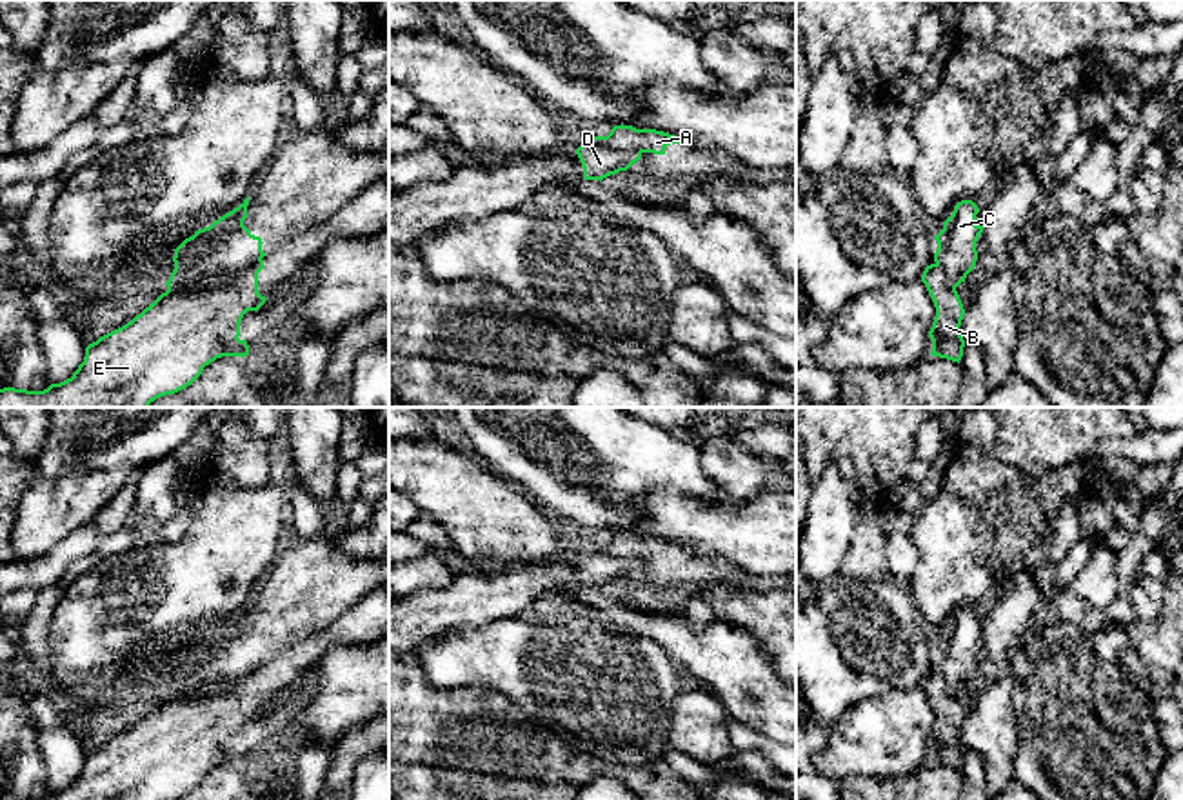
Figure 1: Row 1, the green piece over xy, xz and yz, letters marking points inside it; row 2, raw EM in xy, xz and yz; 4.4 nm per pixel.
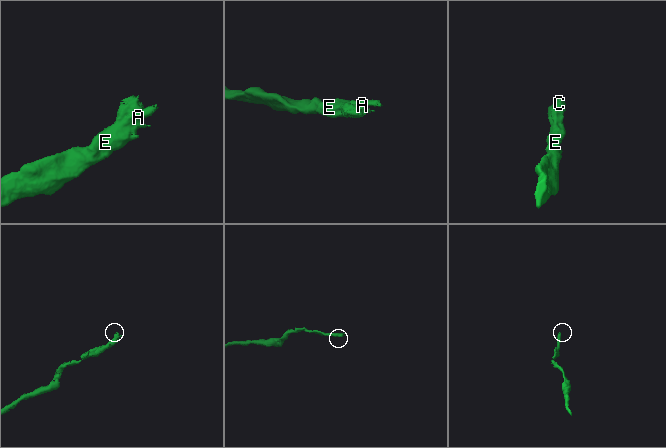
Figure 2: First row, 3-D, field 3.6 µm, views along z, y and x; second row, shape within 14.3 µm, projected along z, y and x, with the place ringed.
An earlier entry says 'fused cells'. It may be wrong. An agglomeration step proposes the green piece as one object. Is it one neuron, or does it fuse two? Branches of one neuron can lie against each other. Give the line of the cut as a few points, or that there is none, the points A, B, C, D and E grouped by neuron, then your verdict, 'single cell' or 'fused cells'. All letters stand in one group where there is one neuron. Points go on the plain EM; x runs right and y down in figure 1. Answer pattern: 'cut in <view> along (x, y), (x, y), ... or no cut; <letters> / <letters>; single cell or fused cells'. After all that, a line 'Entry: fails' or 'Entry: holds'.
cut in xy along (260, 666), (204, 691), (168, 695); A B E / C D; fused cells
Entry: holds

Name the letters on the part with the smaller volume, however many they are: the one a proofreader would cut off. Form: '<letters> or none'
C, D

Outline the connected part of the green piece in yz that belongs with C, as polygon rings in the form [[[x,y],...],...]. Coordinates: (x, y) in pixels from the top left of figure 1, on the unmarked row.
[[[961,607],[952,622],[943,629],[943,636],[934,644],[938,656],[934,669],[945,678],[947,691],[958,695],[974,676],[978,667],[976,649],[983,633],[976,631],[978,613],[972,607]]]

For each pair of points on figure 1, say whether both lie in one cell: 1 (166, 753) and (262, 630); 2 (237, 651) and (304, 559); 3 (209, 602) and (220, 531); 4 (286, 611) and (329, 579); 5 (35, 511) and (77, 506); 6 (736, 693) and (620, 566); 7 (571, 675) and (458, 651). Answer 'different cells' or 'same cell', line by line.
1: different cells
2: same cell
3: same cell
4: same cell
5: same cell
6: different cells
7: same cell

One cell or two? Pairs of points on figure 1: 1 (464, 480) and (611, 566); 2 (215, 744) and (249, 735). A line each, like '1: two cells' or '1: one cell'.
1: two cells
2: one cell

